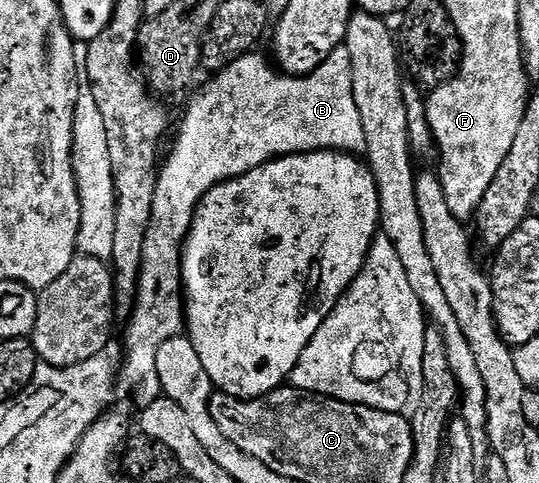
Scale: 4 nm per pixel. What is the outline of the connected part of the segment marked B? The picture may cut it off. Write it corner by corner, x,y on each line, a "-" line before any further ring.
346,47
335,49
333,53
324,58
324,62
310,74
303,77
289,77
283,71
277,71
268,66
266,58
260,54
260,51
245,53
234,63
230,63
226,68
219,70
216,77
192,102
188,105
188,114
184,117
184,122
180,125
180,138
176,141
176,146
172,149
172,154
167,154
162,168
159,170
156,178
156,190
154,191
154,205
150,215
150,225
146,231
145,242
142,243
142,259
140,260
140,281
136,284
136,293
134,304
130,310
128,326
124,329
124,349
128,352
128,369
136,377
144,380
144,398
145,402
154,400
161,396
160,379
158,377
158,349
166,339
174,339
181,336
186,329
186,302
182,292
182,278
180,275
180,258
184,248
185,241
188,240
188,232
192,229
192,215
196,212
196,206
204,198
204,192
213,189
218,183
229,181
232,177
240,177
243,173
248,173
252,169
257,169
259,165
265,165
266,162
278,157
289,157
291,153
319,153
321,151
339,151
342,153
351,153
360,155
364,153
366,147
366,131
362,131
362,119
358,115
358,107
354,103
354,91
352,90
352,63
350,61
350,51

